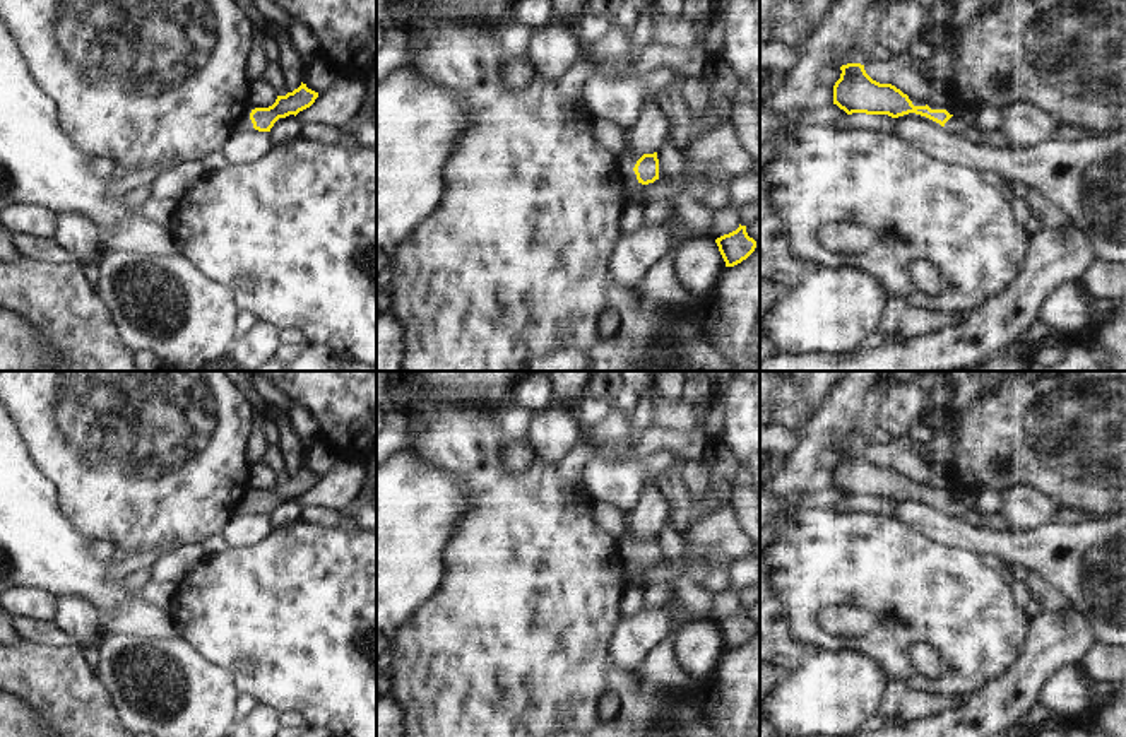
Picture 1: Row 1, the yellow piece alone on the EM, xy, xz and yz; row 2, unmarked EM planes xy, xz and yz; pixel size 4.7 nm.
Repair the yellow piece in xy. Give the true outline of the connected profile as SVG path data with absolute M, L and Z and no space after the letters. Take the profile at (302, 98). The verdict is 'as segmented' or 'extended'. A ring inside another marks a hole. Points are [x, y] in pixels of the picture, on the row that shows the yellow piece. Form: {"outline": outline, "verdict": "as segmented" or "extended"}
{"outline": "M301 82L301 85L293 92L277 96L272 106L252 109L250 116L245 118L236 128L240 132L248 132L252 128L258 132L270 132L279 118L286 118L289 115L296 116L299 111L310 108L317 97L318 92L308 89L306 84Z", "verdict": "extended"}

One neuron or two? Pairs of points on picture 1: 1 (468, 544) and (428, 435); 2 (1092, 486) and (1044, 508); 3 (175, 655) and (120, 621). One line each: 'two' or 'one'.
1: one
2: two
3: two

